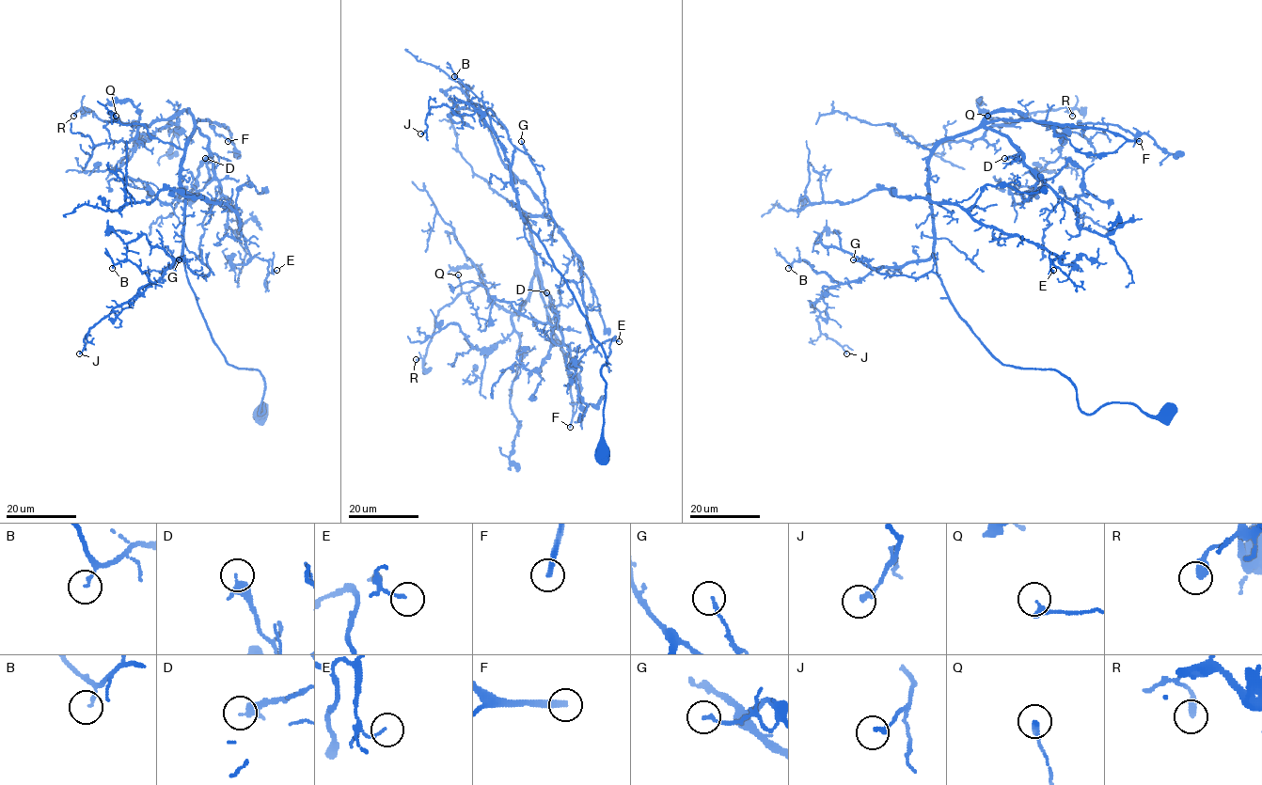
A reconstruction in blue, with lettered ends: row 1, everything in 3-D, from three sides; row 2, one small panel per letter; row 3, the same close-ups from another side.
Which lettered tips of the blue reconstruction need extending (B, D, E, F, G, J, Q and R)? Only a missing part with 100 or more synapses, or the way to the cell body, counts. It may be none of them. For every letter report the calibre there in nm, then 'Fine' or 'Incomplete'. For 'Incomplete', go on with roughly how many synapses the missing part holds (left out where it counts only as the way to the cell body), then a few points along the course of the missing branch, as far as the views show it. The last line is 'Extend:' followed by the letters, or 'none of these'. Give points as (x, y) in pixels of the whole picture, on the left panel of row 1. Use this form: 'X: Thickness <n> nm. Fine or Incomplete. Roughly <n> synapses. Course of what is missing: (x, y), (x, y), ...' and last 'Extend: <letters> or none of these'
B: Thickness 130 nm. Fine
D: Thickness 360 nm. Fine
E: Thickness 90 nm. Fine
F: Thickness 300 nm. Incomplete. Roughly 140 synapses. Course of what is missing: (228, 141), (217, 147), (189, 143), (188, 164), (235, 228), (237, 238), (227, 271), (231, 306)
G: Thickness 140 nm. Fine
J: Thickness 220 nm. Fine
Q: Thickness 260 nm. Fine
R: Thickness 280 nm. Fine
Extend: F

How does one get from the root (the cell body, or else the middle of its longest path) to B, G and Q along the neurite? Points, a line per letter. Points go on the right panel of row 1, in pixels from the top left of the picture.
B: (1166, 414), (1120, 402), (1085, 414), (1057, 370), (1002, 365), (933, 257), (849, 282), (788, 268)
G: (1166, 414), (1120, 402), (1085, 414), (1057, 370), (1002, 365), (956, 311), (933, 257), (853, 259)
Q: (1166, 414), (1085, 414), (1065, 377), (1002, 365), (956, 311), (928, 157), (993, 113), (1025, 117), (987, 116)

